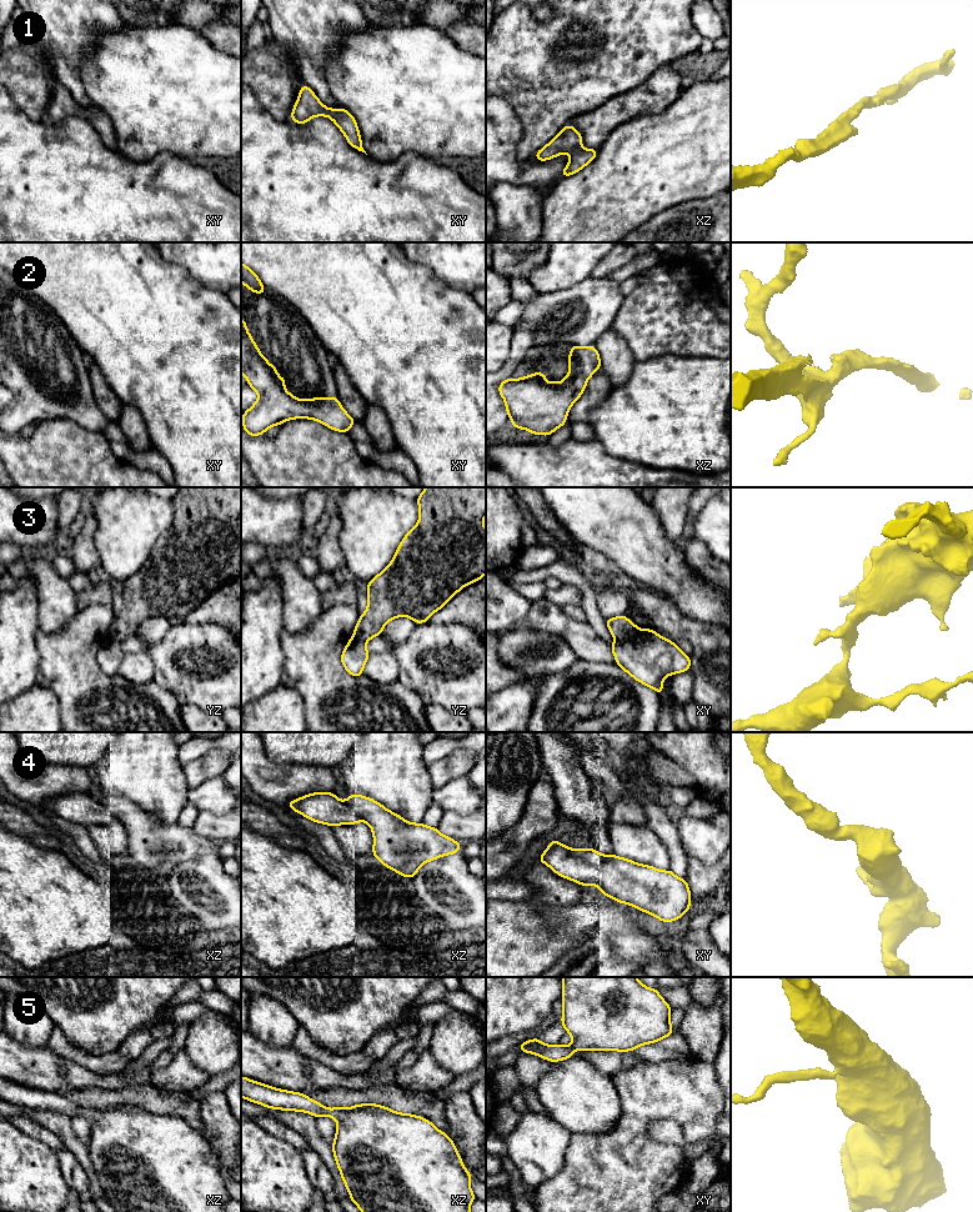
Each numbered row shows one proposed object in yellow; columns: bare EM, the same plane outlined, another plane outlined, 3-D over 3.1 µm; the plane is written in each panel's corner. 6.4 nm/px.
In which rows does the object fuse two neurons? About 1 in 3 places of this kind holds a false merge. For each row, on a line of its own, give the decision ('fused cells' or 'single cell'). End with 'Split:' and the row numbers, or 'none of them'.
1: single cell
2: single cell
3: fused cells
4: single cell
5: single cell
Split: 3

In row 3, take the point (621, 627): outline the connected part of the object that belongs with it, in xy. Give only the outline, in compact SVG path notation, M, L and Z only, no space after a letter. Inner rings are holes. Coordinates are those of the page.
M626 615L606 620L607 627L617 641L631 640L640 628Z

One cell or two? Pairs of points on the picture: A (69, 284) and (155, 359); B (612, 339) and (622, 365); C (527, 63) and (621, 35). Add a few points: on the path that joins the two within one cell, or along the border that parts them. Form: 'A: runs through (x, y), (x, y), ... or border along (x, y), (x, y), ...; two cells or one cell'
A: runs through (90, 294), (134, 337); one cell
B: runs through (612, 345), (616, 359); one cell
C: runs through (551, 68), (578, 68), (597, 59); one cell

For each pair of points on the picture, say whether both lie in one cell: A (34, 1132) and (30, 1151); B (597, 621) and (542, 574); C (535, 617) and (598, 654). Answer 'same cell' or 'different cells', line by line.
A: different cells
B: same cell
C: same cell

